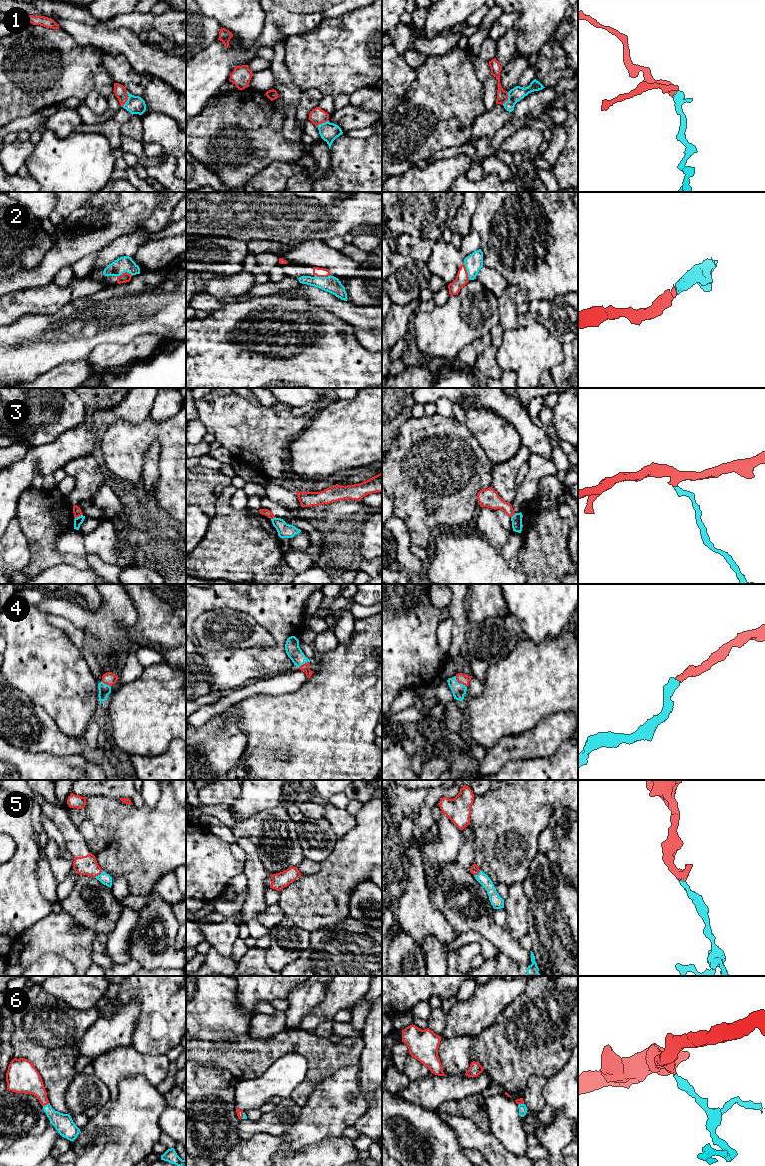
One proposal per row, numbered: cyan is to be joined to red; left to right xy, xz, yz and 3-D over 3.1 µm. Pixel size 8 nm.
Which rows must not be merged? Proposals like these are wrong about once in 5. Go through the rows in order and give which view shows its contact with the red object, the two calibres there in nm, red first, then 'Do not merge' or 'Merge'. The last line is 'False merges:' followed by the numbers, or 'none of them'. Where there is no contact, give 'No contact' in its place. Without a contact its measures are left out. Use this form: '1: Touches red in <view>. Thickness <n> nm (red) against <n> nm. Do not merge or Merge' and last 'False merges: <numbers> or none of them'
1: Touches red in xy. Thickness 100 nm (red) against 140 nm. Merge
2: Touches red in xy. Thickness 80 nm (red) against 130 nm. Merge
3: Touches red in xy. Thickness 70 nm (red) against 70 nm. Do not merge
4: Touches red in yz. Thickness 80 nm (red) against 110 nm. Merge
5: Touches red in xy. Thickness 160 nm (red) against 90 nm. Merge
6: Touches red in xy. Thickness 200 nm (red) against 160 nm. Merge
False merges: 3

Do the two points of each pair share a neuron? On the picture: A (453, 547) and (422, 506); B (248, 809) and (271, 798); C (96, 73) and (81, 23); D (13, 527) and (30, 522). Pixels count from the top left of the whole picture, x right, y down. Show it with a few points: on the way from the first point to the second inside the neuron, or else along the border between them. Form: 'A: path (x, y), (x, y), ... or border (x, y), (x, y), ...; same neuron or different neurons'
A: border (465, 530), (453, 533), (440, 533), (435, 539); different neurons
B: path (254, 803), (259, 798), (265, 798); same neuron
C: border (67, 33), (77, 42), (94, 45), (101, 52); different neurons
D: border (14, 518), (26, 538), (28, 547); different neurons

